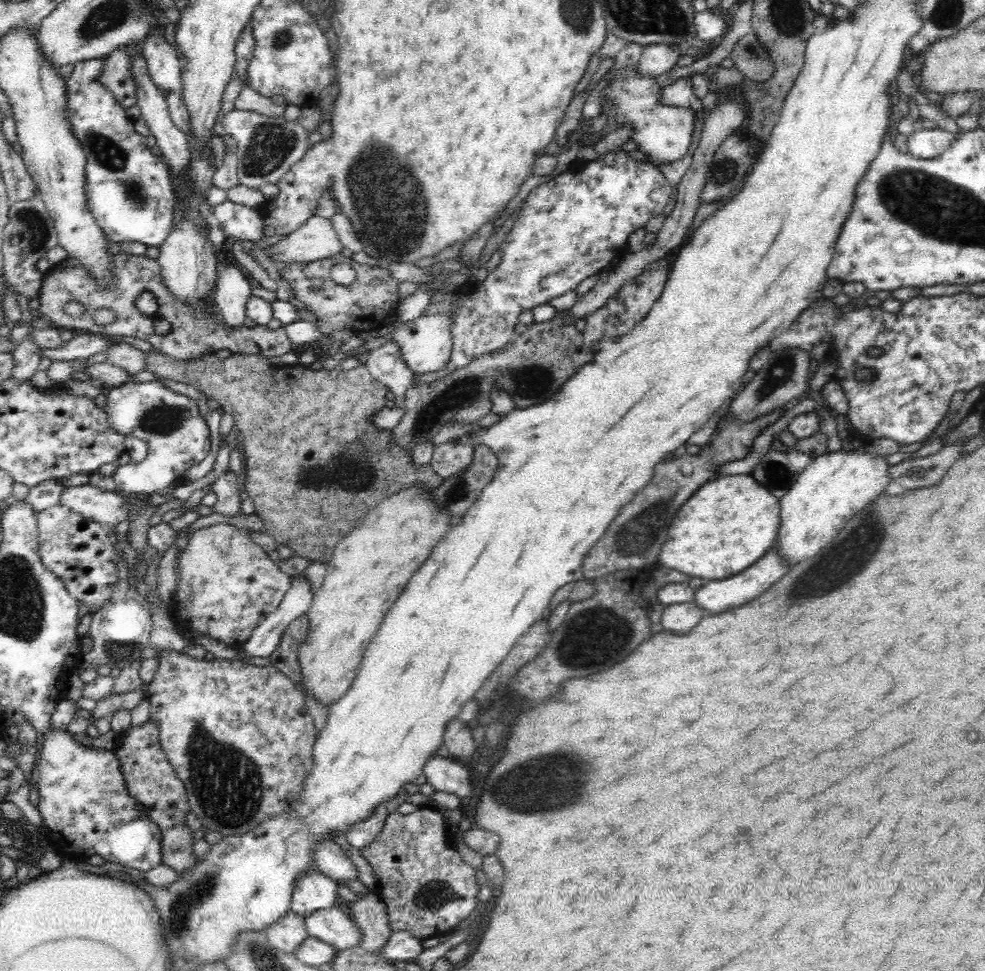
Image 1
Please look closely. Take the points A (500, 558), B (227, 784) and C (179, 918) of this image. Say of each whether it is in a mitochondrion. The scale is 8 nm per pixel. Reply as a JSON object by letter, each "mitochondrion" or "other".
{"A":"other","B":"mitochondrion","C":"mitochondrion"}

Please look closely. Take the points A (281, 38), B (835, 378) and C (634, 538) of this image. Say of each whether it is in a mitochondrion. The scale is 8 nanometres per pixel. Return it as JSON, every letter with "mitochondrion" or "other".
{"A":"mitochondrion","B":"other","C":"mitochondrion"}

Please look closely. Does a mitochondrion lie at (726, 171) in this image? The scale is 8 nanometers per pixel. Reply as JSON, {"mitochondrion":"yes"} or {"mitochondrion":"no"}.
{"mitochondrion":"yes"}

